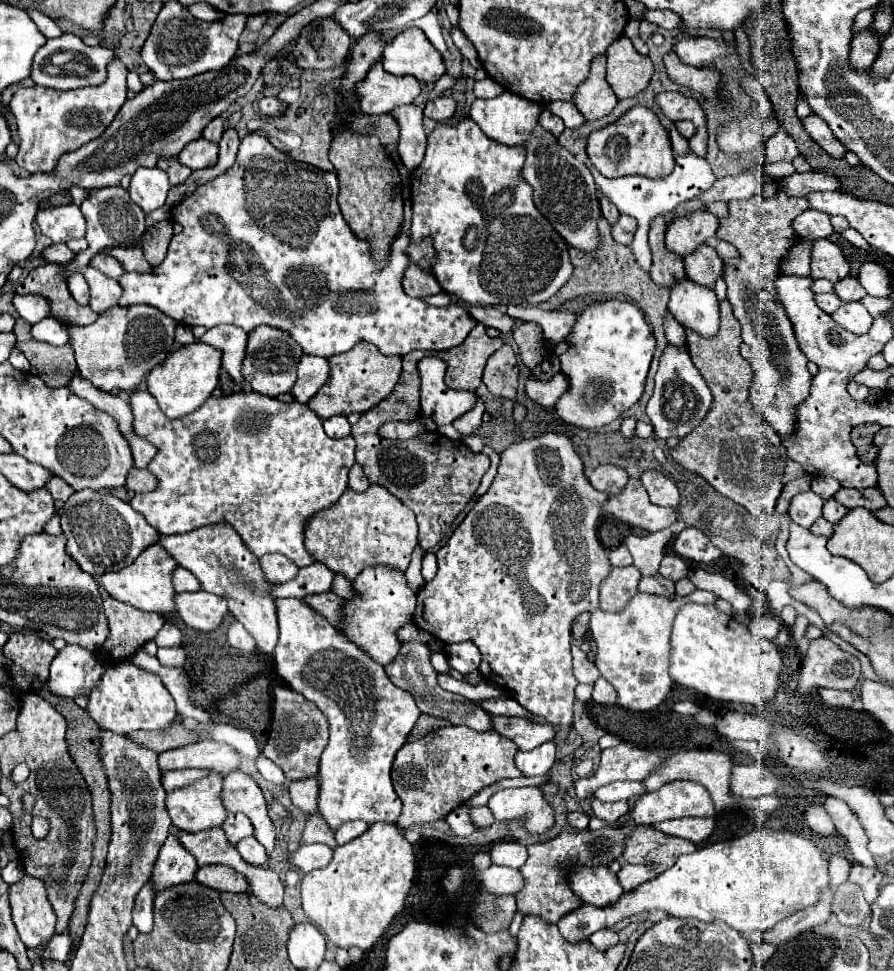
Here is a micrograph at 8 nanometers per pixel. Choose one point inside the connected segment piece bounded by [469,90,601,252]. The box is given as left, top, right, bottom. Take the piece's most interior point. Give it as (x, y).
(563, 189)

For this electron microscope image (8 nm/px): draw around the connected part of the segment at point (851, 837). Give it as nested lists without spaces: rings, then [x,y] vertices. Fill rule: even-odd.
[[[827,798],[825,808],[827,808],[829,816],[833,818],[837,832],[847,838],[853,860],[857,860],[865,866],[877,866],[875,858],[867,850],[867,836],[863,832],[863,826],[859,824],[857,816],[853,816],[851,808],[843,800],[837,800],[837,798]]]

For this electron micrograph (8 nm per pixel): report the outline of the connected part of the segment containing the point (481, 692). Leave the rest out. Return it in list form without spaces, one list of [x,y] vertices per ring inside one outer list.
[[[439,674],[437,680],[439,680],[439,686],[443,690],[461,694],[467,700],[473,700],[473,702],[483,702],[483,700],[489,700],[489,698],[501,698],[501,696],[505,696],[505,692],[499,686],[493,686],[493,684],[487,684],[487,682],[479,682],[479,684],[473,686],[469,682],[457,680],[457,678],[449,676],[449,674]]]

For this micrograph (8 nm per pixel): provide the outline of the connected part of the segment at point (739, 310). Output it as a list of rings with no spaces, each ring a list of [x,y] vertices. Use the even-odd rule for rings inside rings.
[[[777,192],[773,198],[761,198],[761,196],[751,196],[749,200],[733,200],[729,204],[729,216],[721,220],[719,230],[717,230],[717,238],[723,238],[727,242],[731,242],[741,258],[733,264],[725,266],[725,284],[727,284],[727,300],[733,306],[733,314],[739,320],[741,328],[743,328],[743,342],[747,342],[751,346],[753,358],[751,358],[751,366],[753,366],[753,386],[751,386],[751,400],[755,404],[755,408],[763,414],[763,418],[777,430],[777,434],[783,436],[791,436],[791,432],[795,430],[795,408],[799,408],[799,404],[809,396],[809,388],[811,388],[811,374],[807,370],[807,356],[803,356],[803,352],[799,352],[799,344],[795,340],[791,322],[781,306],[781,302],[775,296],[775,288],[773,288],[773,280],[779,272],[779,260],[789,252],[789,248],[795,244],[797,236],[791,228],[791,222],[795,216],[799,216],[801,212],[805,212],[807,206],[807,198],[789,198],[783,192]]]

